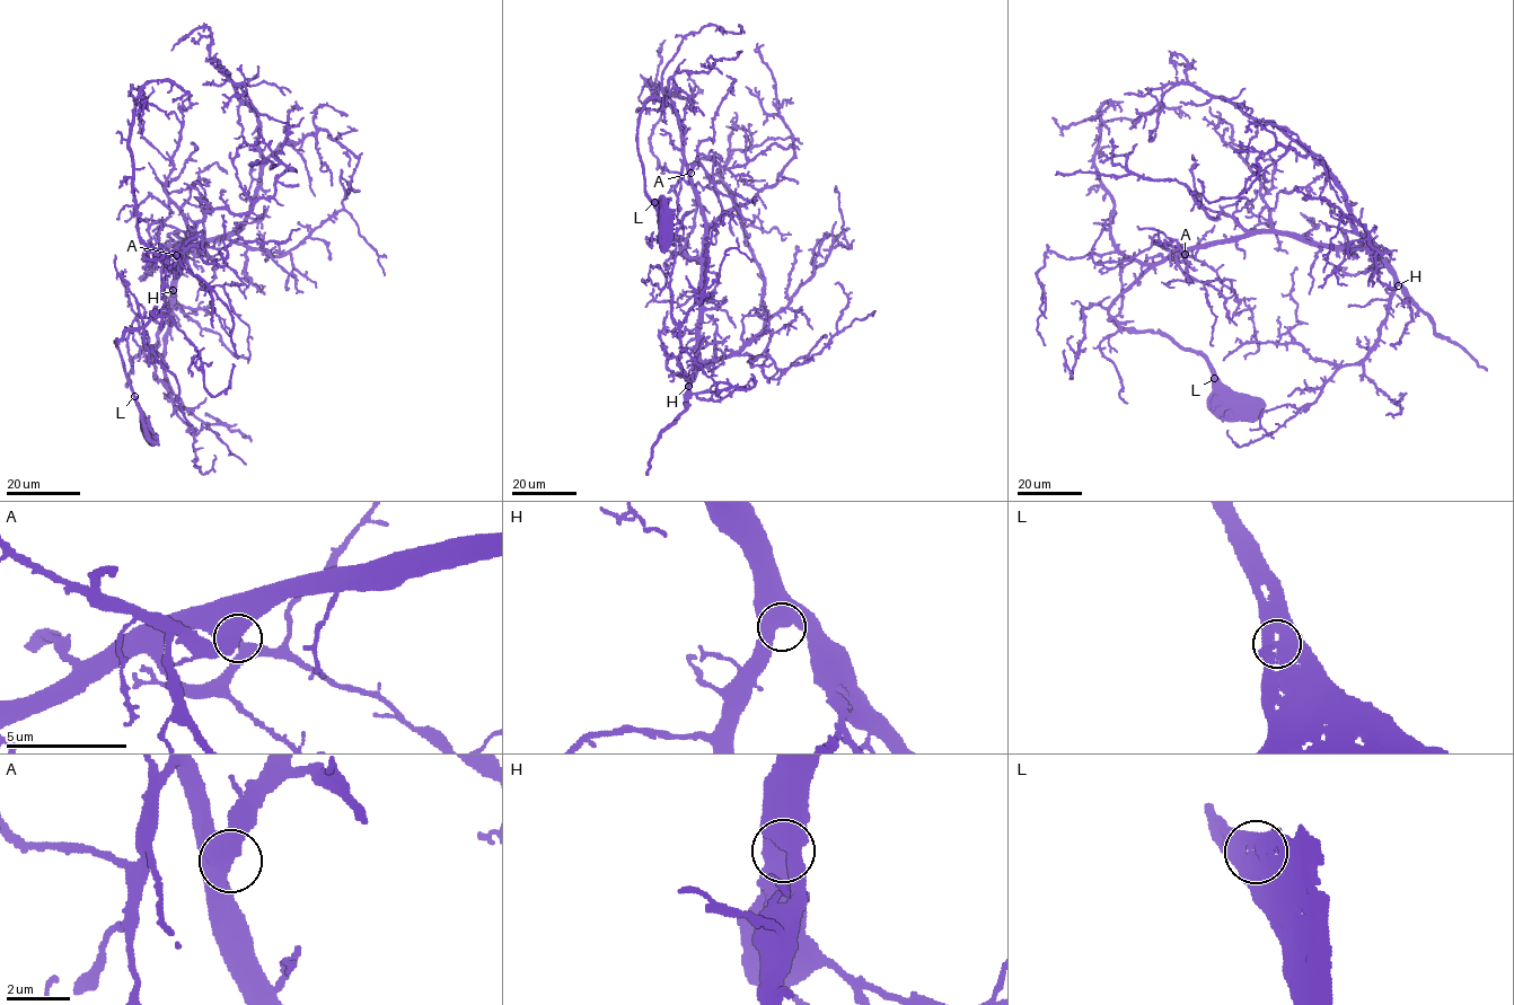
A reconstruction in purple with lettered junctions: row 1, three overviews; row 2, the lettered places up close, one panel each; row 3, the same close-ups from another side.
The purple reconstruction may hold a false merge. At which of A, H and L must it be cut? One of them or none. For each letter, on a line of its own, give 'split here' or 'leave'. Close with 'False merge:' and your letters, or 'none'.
A: leave
H: leave
L: leave
False merge: none

